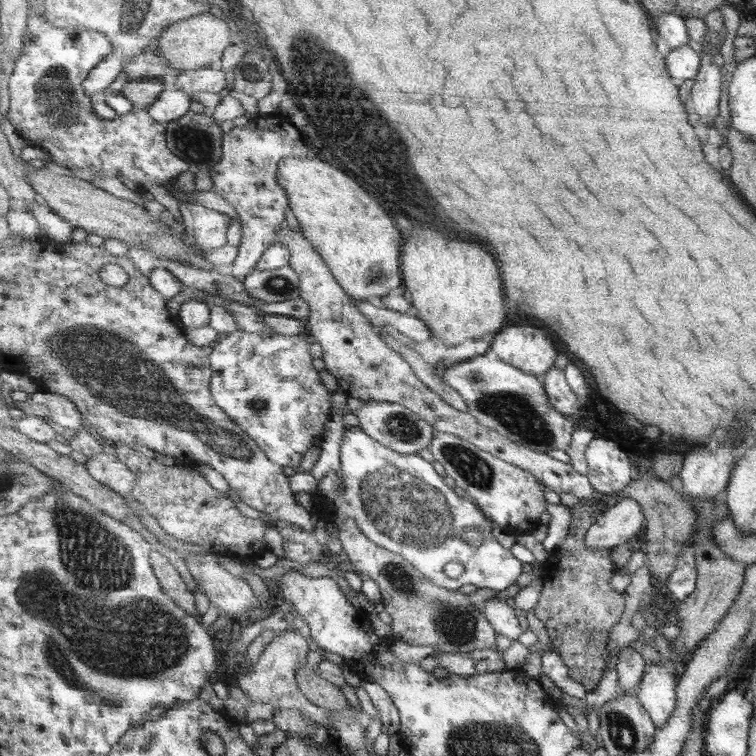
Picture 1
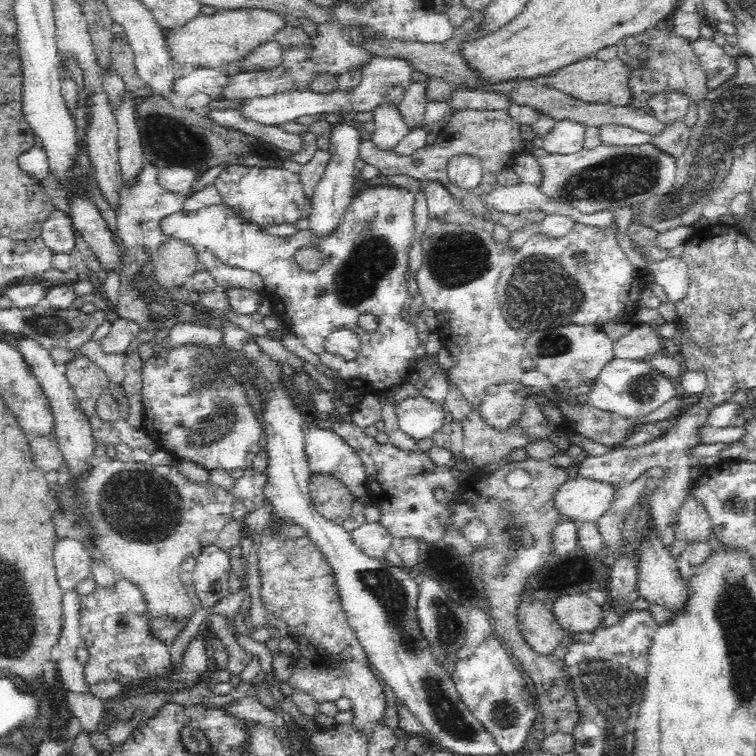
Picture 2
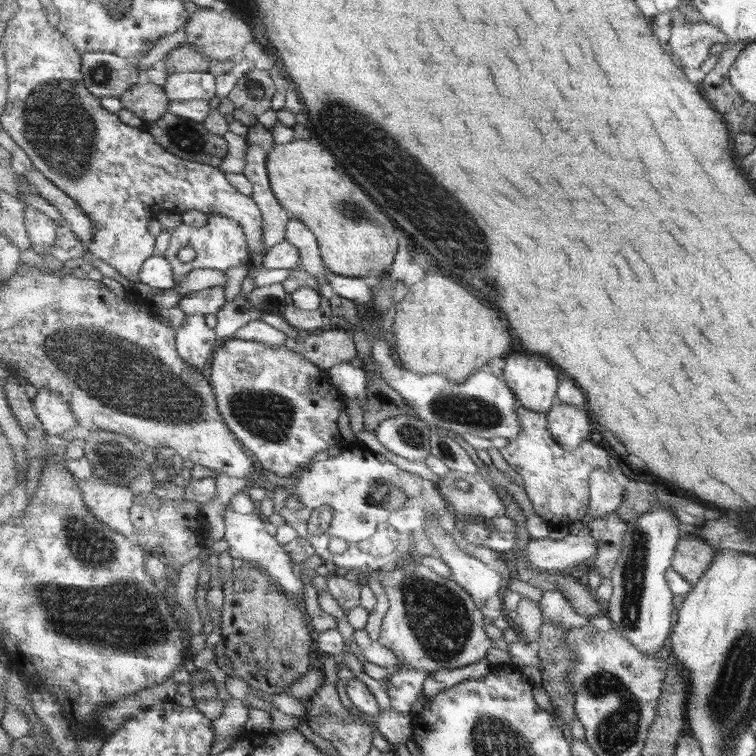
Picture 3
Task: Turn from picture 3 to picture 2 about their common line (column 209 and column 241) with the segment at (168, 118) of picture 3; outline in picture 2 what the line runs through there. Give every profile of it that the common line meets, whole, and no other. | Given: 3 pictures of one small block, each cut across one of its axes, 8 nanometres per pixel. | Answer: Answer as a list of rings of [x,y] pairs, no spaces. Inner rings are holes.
[[[158,94],[140,99],[140,102],[136,104],[136,110],[137,125],[140,131],[140,141],[142,142],[144,157],[147,162],[155,164],[160,169],[167,166],[186,166],[186,168],[194,169],[203,166],[209,169],[221,164],[280,168],[289,158],[289,153],[277,148],[274,143],[270,144],[270,142],[266,142],[265,140],[254,138],[250,134],[246,134],[237,128],[222,126],[211,120],[211,118],[208,118],[207,115],[204,115],[204,111],[187,107],[175,108],[168,101],[168,98]]]

